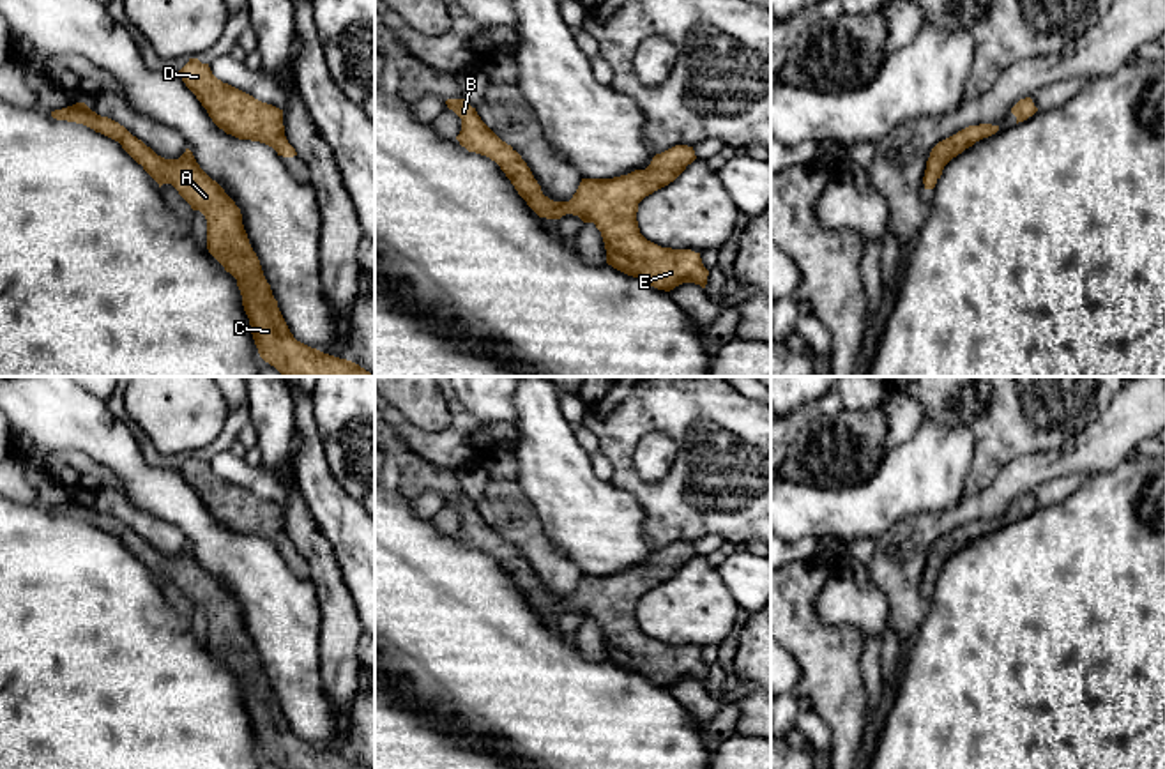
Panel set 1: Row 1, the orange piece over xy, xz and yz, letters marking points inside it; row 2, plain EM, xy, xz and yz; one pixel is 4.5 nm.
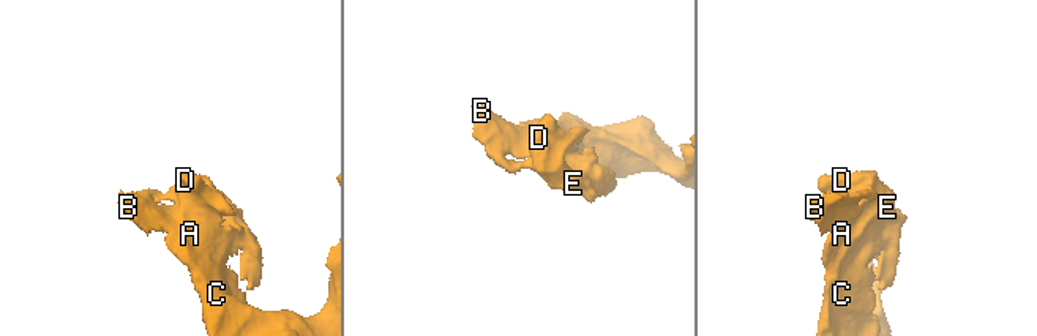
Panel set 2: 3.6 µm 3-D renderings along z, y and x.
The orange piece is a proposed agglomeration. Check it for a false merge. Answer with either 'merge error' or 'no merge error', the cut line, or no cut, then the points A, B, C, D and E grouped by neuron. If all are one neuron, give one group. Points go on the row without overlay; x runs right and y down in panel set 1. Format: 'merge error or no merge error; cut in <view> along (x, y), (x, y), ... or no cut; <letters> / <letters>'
no merge error; no cut; A B C D E

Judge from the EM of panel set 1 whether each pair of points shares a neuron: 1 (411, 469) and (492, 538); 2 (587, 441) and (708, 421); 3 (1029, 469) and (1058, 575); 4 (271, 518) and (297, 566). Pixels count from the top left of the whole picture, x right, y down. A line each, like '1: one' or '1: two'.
1: one
2: two
3: two
4: one

